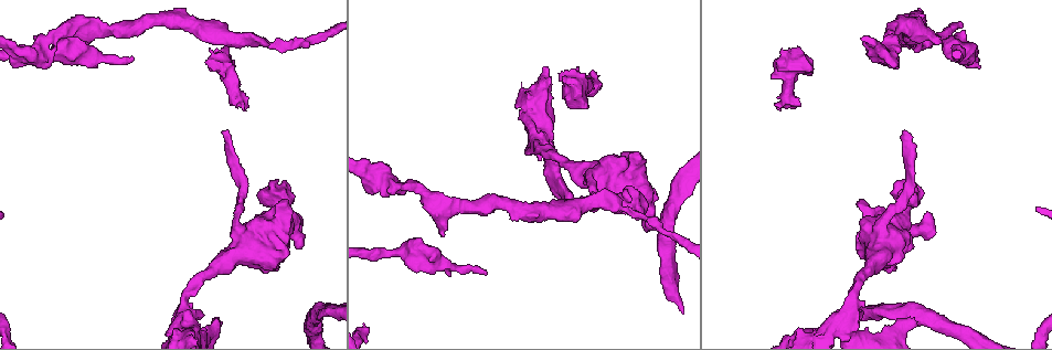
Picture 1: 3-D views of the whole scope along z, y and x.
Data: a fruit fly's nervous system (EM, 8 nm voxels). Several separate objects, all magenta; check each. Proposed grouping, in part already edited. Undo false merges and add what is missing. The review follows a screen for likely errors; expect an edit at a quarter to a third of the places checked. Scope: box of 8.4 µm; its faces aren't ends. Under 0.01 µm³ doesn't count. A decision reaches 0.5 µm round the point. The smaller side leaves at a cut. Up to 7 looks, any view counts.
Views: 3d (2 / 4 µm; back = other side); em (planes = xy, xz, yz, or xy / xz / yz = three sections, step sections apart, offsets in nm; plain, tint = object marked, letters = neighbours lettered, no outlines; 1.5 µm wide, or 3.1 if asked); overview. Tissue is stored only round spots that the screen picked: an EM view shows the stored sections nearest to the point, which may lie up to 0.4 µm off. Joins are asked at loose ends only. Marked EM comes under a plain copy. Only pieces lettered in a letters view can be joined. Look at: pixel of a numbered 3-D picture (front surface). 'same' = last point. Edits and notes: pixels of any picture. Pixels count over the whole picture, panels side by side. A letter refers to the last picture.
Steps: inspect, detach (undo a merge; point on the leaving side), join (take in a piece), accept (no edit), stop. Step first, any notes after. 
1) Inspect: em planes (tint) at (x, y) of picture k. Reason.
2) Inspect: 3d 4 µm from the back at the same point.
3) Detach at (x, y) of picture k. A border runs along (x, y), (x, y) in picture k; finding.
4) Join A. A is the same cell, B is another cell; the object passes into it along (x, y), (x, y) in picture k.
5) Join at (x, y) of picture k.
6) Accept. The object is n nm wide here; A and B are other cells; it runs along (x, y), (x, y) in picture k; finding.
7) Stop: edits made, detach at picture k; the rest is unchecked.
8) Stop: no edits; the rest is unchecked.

Inspect: 3d 2 µm at (221, 131) of picture 1. End of a long branch.

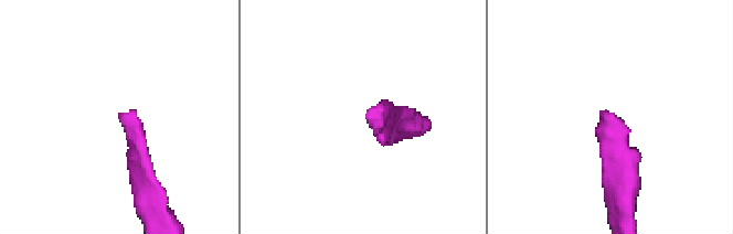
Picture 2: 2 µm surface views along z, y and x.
Inspect: em yz step 4 (letters) at (605, 111) of picture 2.

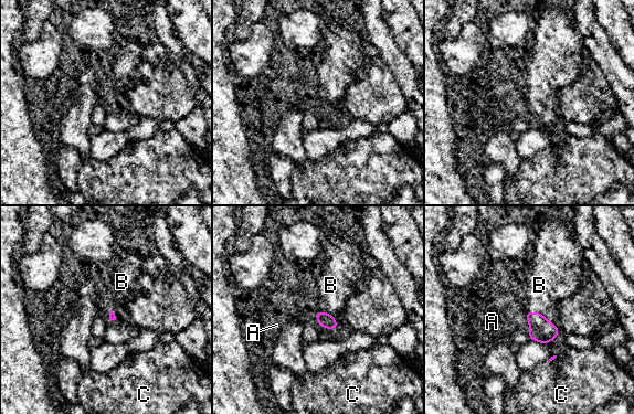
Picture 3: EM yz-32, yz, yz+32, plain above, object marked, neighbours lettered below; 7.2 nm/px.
Inspect: em planes (letters) at the same point. Cut it another way.

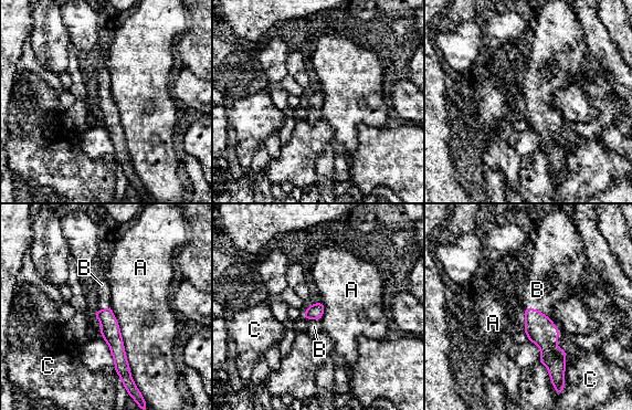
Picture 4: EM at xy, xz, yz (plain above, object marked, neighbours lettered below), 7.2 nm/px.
Join at (537, 290) of picture 4. B is the same cell, A and C are other cells; the neuron continues.

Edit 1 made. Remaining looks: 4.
Inspect: overview. See it whole again.

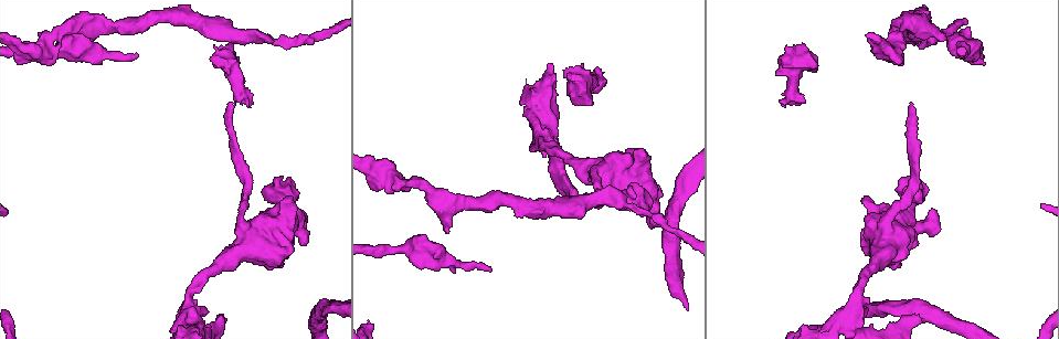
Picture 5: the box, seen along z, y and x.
Inspect: em planes (letters) at (596, 180) of picture 5. Calibre changes.

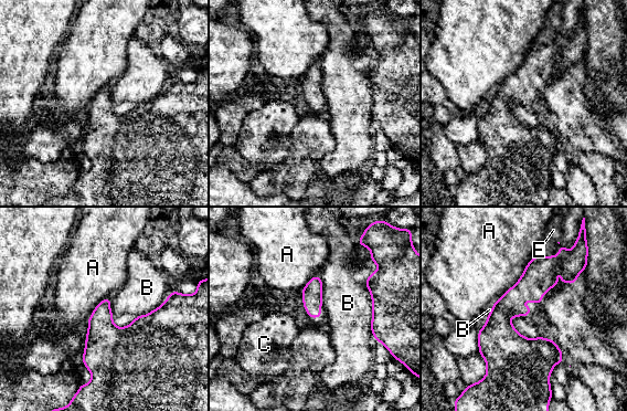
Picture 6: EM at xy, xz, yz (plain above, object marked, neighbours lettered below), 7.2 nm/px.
Accept. A, B, C and E are other cells; one neuron here.

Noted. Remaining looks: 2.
Inspect: em xy step 4 (tint) at (136, 56) of picture 5. Free end.

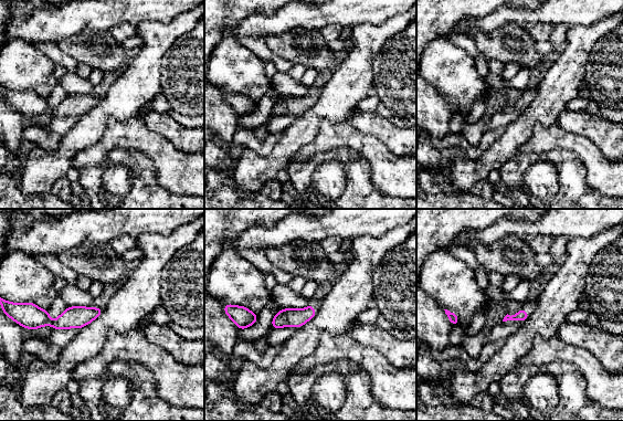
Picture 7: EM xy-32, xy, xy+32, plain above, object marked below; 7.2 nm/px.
Inspect: em planes (letters) at the same point.

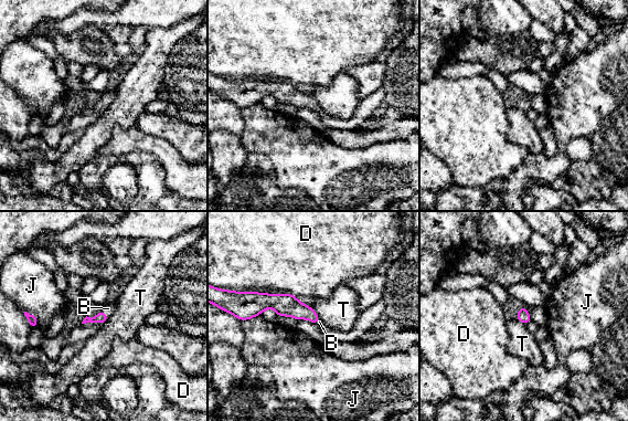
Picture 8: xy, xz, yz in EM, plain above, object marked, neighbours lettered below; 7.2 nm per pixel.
Join at (108, 308) of picture 8. B is the same cell, D, J and T are other cells; the object passes into it along (100, 317), (104, 314), (108, 308) in picture 8; the neuron continues.

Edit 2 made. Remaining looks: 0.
Stop: edits made, join at picture 4, join at picture 8; the rest is unchecked.

